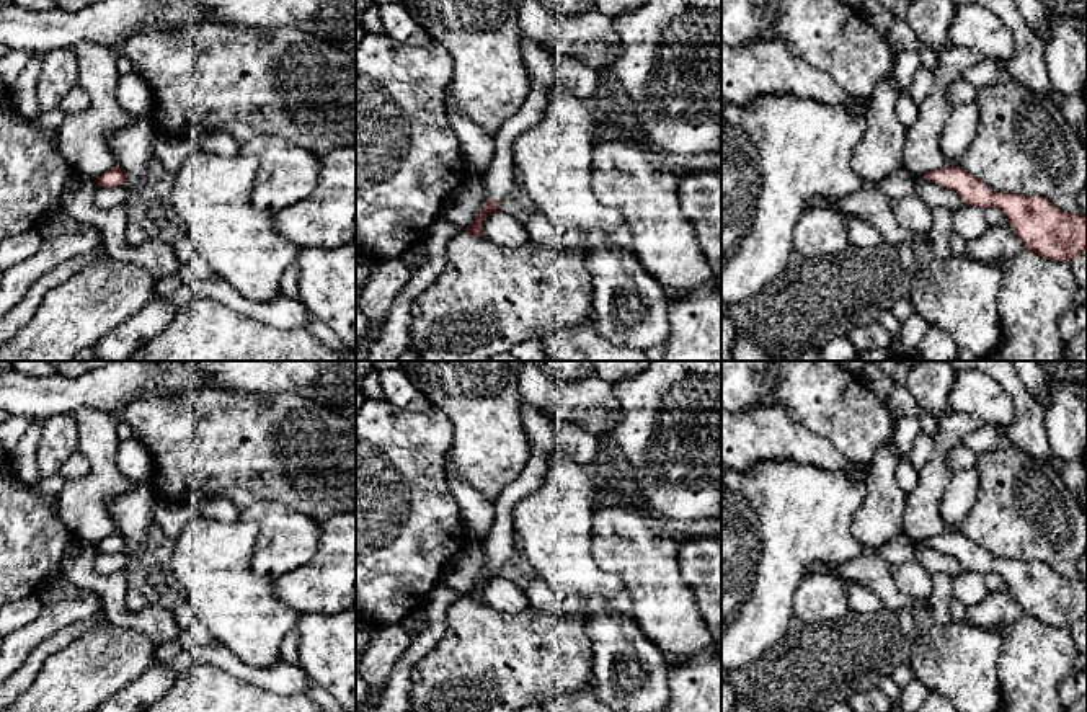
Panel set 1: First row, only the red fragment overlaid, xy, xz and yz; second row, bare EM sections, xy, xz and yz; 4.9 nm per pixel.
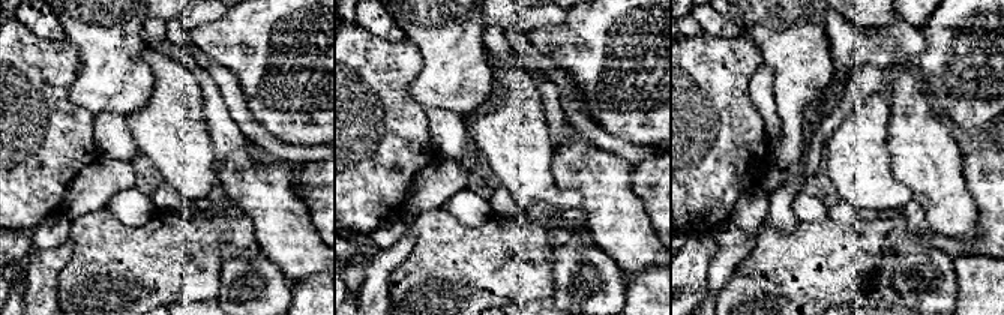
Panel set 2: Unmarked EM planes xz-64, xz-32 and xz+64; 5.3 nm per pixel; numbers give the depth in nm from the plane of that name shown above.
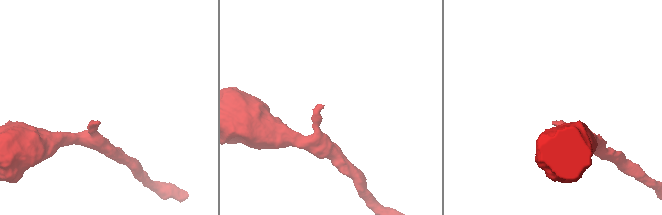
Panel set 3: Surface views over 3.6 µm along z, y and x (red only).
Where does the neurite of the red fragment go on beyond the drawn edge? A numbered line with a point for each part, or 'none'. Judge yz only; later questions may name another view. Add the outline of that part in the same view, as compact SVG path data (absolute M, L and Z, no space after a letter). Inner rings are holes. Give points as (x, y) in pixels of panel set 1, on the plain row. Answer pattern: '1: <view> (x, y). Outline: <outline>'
none

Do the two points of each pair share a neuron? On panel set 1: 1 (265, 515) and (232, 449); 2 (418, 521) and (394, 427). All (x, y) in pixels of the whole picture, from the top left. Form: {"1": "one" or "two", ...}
{"1": "two", "2": "one"}

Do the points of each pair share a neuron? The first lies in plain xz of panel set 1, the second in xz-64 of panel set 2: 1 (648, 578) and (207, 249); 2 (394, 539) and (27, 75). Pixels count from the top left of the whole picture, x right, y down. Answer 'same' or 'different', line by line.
1: different
2: same

